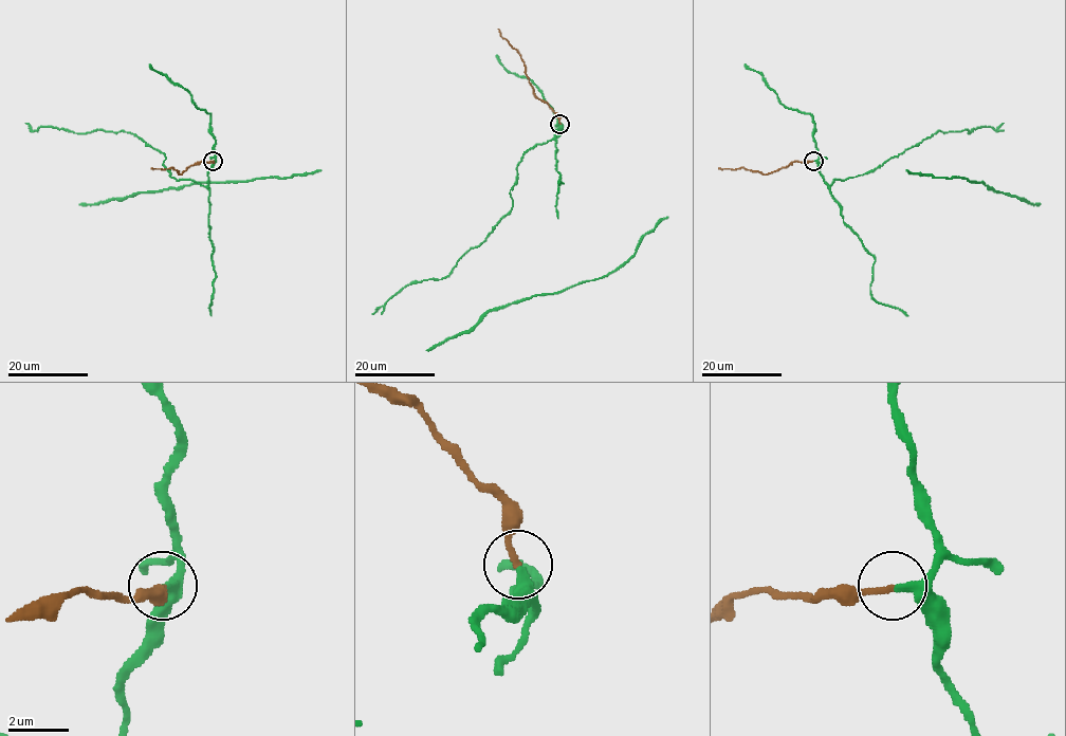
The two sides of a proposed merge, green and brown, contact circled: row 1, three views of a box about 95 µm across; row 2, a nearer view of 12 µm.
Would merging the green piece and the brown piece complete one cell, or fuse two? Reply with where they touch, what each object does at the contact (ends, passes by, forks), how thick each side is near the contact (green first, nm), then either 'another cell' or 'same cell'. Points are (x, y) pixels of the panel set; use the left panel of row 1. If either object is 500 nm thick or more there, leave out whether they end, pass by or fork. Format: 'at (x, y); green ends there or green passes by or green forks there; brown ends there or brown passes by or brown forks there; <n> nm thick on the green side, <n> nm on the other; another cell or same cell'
at (213, 161); green ends there; brown ends there; 360 nm thick on the green side, 190 nm on the other; same cell

